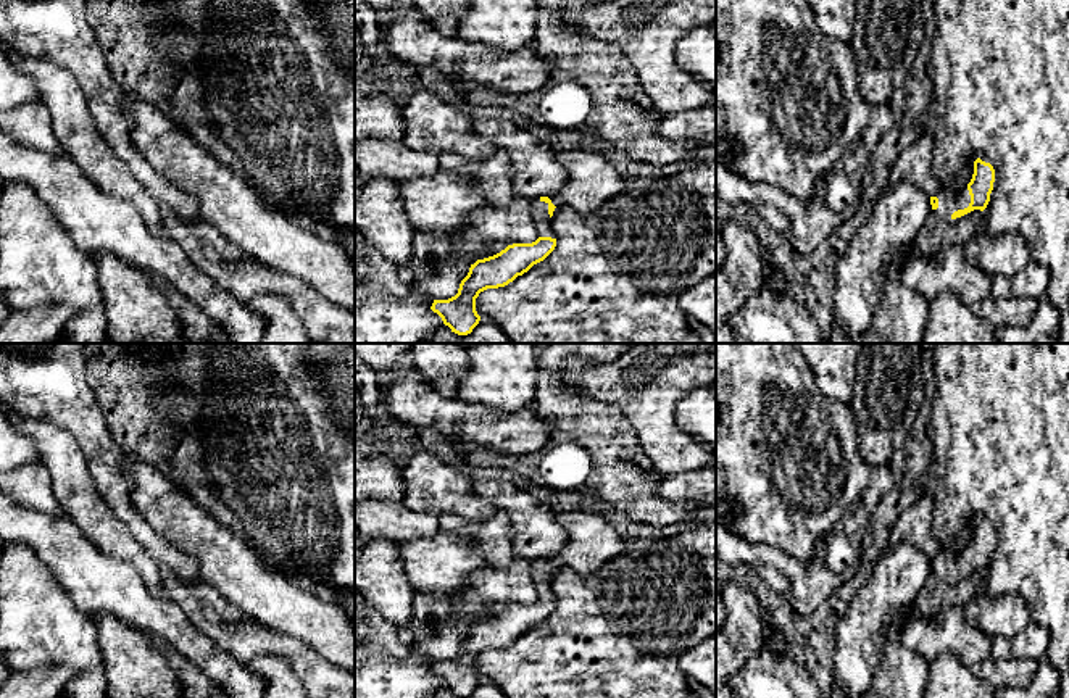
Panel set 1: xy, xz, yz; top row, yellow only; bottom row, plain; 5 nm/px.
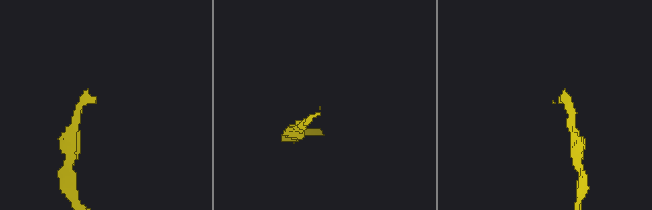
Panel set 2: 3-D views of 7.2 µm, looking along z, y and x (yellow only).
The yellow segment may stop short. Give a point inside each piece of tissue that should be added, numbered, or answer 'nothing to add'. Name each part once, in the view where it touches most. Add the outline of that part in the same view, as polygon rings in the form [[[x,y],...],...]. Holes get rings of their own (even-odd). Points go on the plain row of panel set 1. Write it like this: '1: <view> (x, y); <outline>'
1: yz (915, 524); [[[925,493],[913,505],[901,508],[892,529],[888,546],[895,546],[900,542],[913,543],[929,558],[937,558],[938,569],[934,572],[943,580],[951,580],[955,572],[964,571],[971,564],[967,548],[955,553],[937,538],[932,517],[932,496]]]

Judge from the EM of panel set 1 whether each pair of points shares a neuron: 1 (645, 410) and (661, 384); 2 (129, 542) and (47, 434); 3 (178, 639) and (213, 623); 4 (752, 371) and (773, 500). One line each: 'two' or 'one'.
1: one
2: one
3: two
4: one

